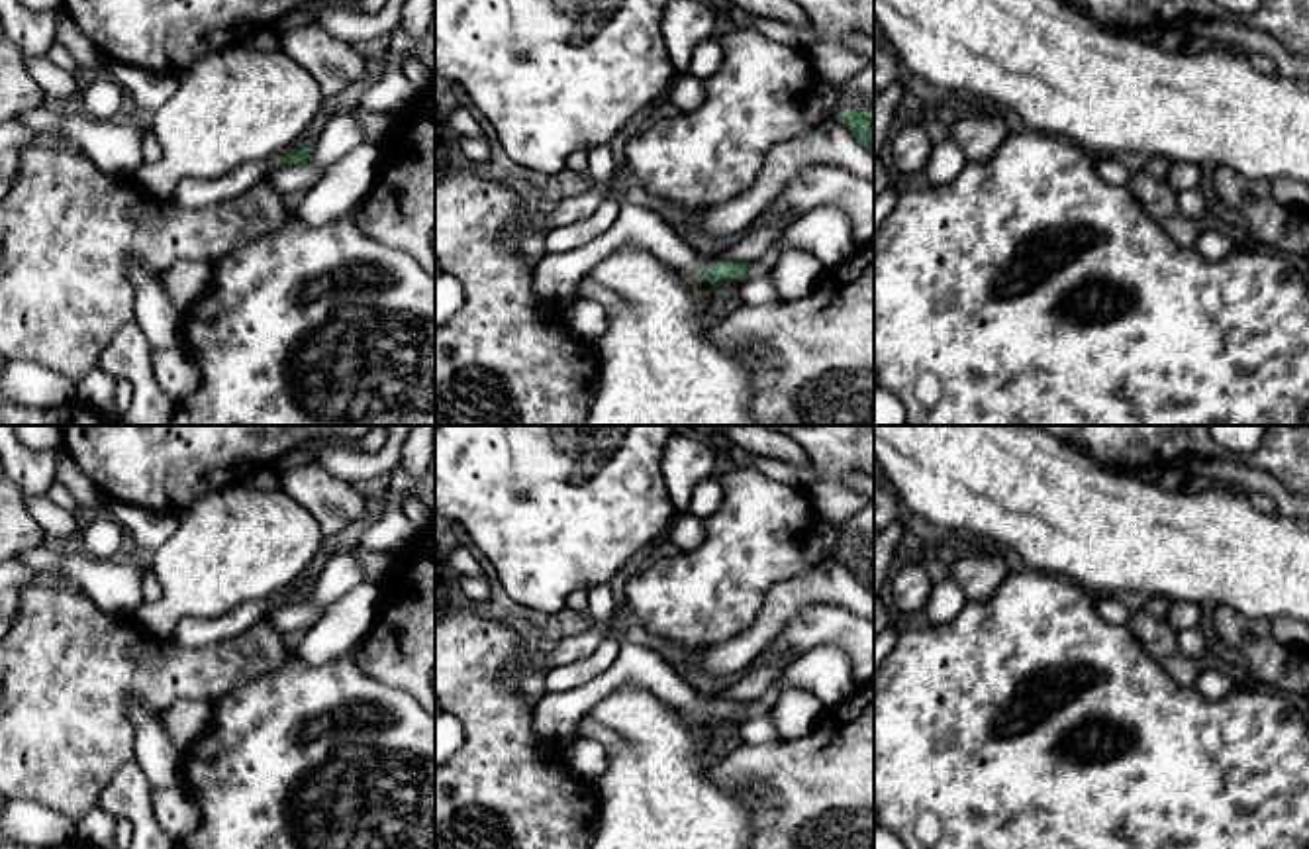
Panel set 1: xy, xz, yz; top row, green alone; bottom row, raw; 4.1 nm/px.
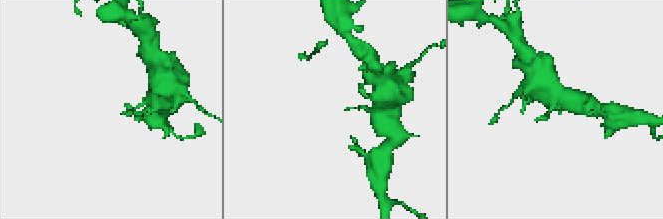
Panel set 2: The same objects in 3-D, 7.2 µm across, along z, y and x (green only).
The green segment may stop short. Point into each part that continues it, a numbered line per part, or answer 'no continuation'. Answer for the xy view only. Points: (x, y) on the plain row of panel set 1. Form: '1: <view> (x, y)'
1: xy (191, 632)

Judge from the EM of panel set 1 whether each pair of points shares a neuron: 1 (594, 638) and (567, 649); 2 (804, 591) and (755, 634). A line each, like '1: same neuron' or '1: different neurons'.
1: same neuron
2: same neuron

